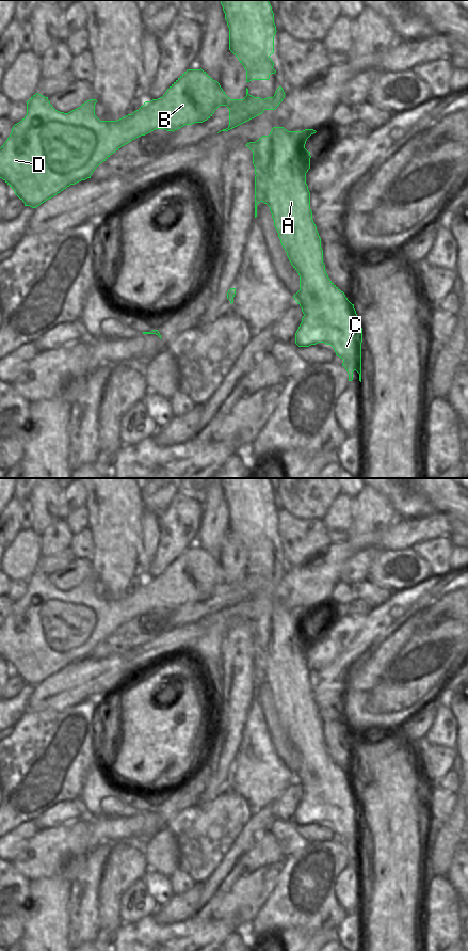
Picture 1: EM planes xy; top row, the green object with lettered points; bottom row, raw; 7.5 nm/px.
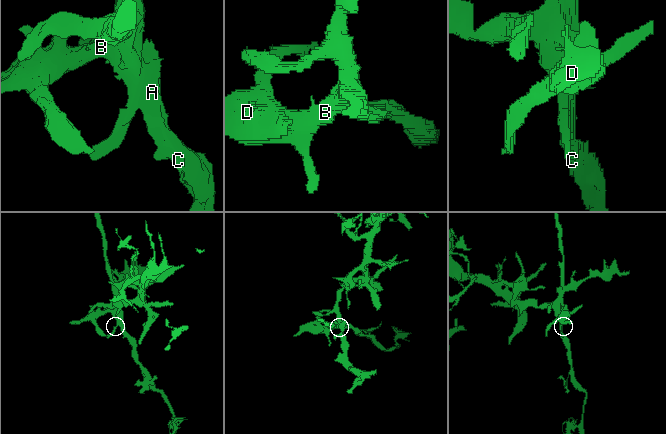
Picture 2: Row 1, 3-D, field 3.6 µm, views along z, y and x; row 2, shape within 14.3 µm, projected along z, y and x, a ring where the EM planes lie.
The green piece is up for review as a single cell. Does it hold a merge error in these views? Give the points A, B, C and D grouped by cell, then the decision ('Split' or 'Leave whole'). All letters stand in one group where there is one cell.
Groups: A C / B D. Split

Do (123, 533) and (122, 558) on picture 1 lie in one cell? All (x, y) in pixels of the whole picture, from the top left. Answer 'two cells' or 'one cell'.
one cell

